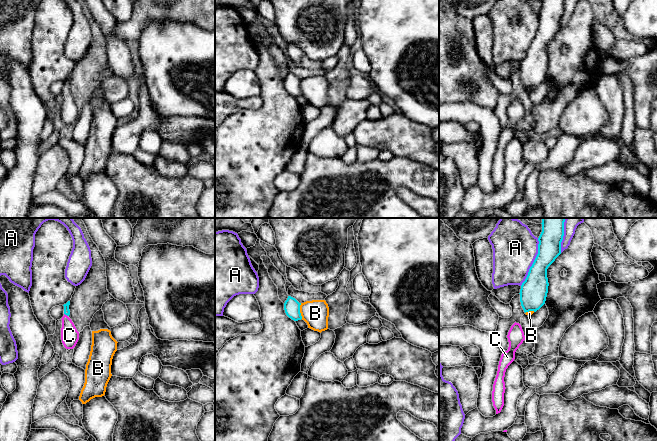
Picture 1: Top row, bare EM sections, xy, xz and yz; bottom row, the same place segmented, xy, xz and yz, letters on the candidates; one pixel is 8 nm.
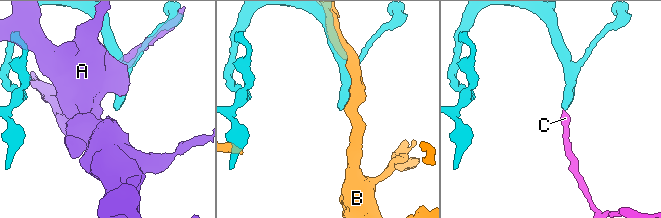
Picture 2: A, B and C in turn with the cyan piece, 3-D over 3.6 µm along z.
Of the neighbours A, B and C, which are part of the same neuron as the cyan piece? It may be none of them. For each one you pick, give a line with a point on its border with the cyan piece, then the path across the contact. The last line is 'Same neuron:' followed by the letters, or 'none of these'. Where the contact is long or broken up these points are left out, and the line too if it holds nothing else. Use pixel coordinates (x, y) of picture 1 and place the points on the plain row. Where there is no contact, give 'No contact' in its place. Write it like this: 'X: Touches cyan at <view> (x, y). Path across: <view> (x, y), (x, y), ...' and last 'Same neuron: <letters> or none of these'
C: Touches cyan at xy (66, 90). Path across: xy (66, 82), (66, 90), (69, 111)
Same neuron: C

